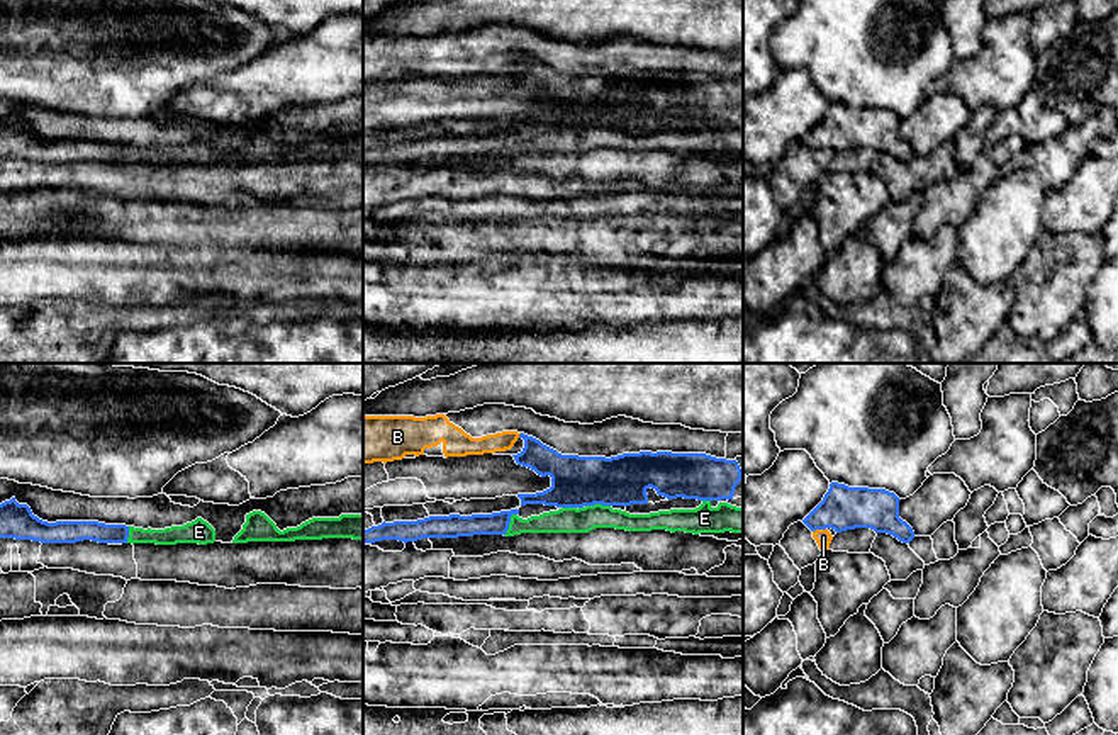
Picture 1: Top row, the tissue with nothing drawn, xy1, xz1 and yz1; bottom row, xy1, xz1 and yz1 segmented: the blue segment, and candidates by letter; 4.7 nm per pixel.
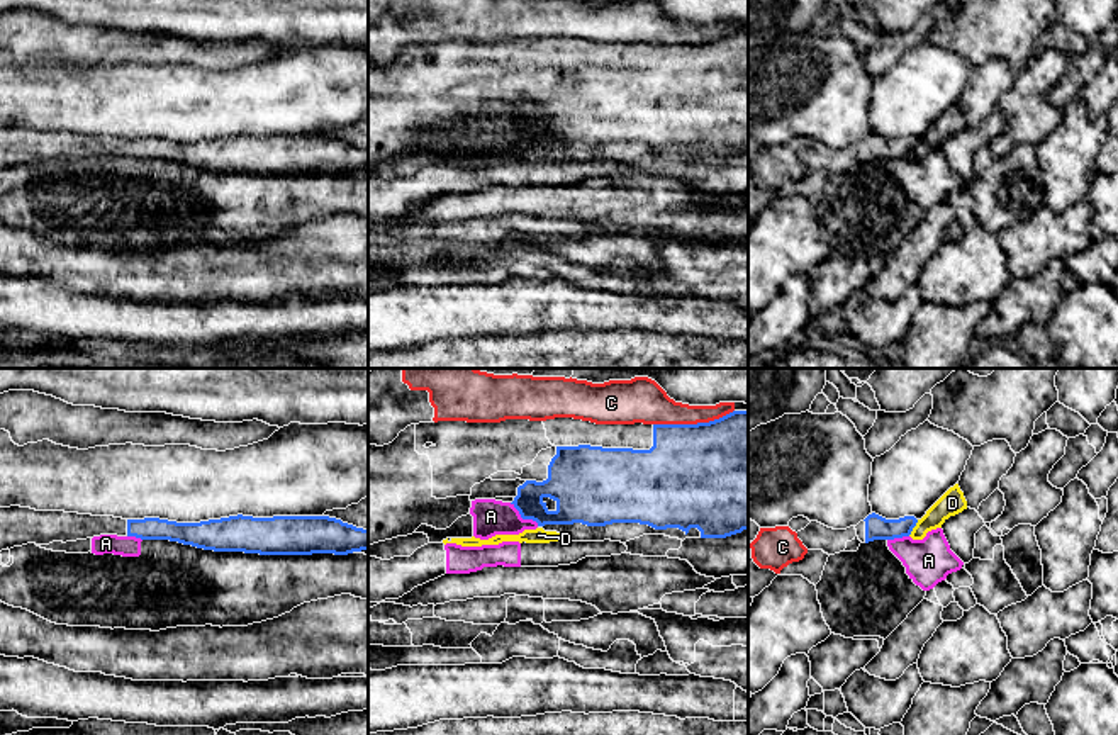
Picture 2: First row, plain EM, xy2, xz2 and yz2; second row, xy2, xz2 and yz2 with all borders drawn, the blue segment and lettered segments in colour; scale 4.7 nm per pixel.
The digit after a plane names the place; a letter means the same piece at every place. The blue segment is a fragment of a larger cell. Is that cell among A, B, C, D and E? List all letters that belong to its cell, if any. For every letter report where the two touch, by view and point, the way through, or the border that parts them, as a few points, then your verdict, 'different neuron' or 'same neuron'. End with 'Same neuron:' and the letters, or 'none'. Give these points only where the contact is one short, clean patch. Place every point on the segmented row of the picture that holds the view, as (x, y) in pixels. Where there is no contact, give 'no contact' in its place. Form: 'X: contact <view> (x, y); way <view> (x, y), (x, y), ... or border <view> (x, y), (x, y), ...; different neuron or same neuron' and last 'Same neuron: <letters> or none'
A: contact xz2 (523, 518); border xz2 (509, 503), (523, 518), (531, 518), (538, 525); different neuron
B: contact yz1 (818, 528); different neuron
C: contact xz2 (693, 425); border xz2 (733, 409), (708, 421), (654, 425); different neuron
D: contact yz2 (913, 527); border yz2 (918, 520), (908, 535); different neuron
E: contact xz1 (598, 503); same neuron
Same neuron: E

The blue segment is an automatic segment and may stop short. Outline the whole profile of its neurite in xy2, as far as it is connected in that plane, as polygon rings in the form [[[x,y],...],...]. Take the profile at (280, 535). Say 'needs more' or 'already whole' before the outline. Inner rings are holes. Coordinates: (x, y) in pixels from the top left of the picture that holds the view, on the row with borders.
needs more | [[[0,508],[0,552],[27,543],[76,541],[100,535],[170,540],[214,552],[260,555],[348,555],[368,550],[368,530],[329,516],[229,516],[200,523],[122,519],[31,508]]]

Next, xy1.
needs more | [[[15,497],[0,504],[0,538],[32,540],[41,543],[76,543],[92,540],[98,543],[156,543],[156,545],[176,545],[176,543],[198,543],[207,545],[215,541],[215,530],[197,518],[183,526],[171,526],[165,530],[143,530],[126,525],[105,525],[98,521],[56,521],[48,523],[32,514],[27,504],[19,504]]]

